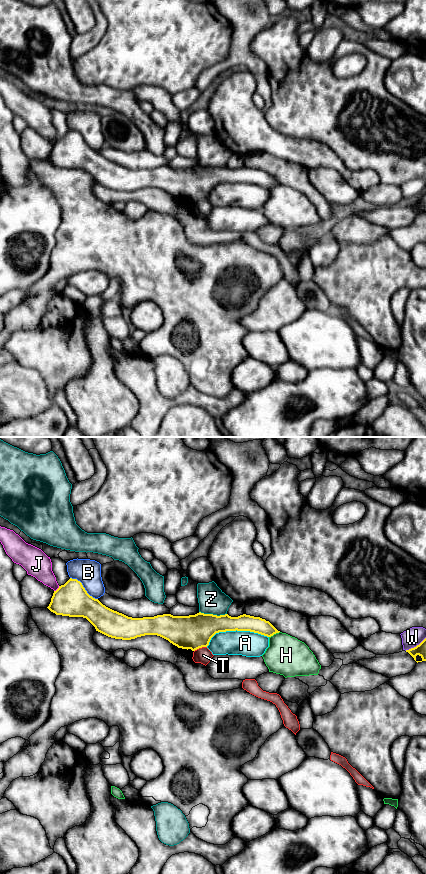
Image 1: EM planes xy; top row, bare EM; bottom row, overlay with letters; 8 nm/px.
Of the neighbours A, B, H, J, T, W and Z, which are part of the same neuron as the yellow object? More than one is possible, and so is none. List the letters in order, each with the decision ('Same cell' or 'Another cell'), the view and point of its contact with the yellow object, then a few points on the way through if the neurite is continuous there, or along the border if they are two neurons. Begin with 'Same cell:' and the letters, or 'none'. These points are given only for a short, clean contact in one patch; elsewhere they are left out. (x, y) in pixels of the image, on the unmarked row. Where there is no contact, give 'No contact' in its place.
Same cell: T
A: Another cell. Touches yellow at xy (235, 182)
B: Another cell. Touches yellow at xy (83, 139)
H: Another cell. Touches yellow at xy (274, 185)
J: Another cell. Touches yellow at xy (57, 141)
T: Same cell. Touches yellow at xy (200, 199). Path across: xy (192, 184), (196, 188), (200, 199), (203, 207)
W: Another cell. Touches yellow at xy (416, 198). Boundary: xy (425, 189), (415, 198), (405, 202)
Z: Another cell. Touches yellow at xy (212, 166)

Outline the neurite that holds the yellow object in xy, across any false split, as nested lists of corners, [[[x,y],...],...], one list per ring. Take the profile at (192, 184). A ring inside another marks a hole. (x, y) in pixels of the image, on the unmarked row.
[[[72,130],[54,143],[47,160],[56,167],[86,170],[96,183],[115,191],[160,188],[178,200],[191,201],[193,213],[205,218],[214,208],[207,198],[216,185],[237,182],[271,189],[280,184],[269,173],[246,166],[231,169],[199,164],[189,168],[128,169],[90,148],[82,135]]]

